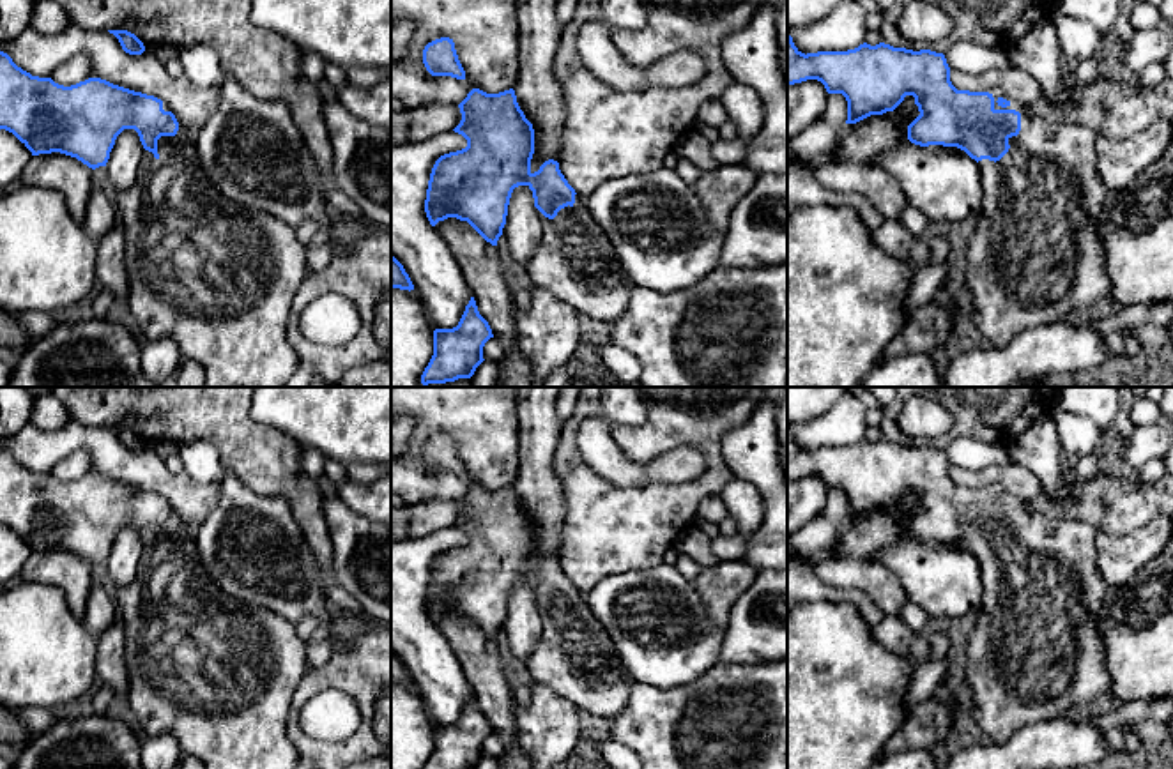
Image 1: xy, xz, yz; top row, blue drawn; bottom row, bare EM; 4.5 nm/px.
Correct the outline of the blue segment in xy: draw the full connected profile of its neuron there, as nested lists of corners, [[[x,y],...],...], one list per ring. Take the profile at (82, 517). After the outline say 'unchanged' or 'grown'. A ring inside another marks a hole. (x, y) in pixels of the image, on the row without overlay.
[[[0,447],[0,525],[12,529],[32,552],[60,548],[92,566],[106,562],[124,525],[134,525],[143,541],[142,562],[136,578],[117,590],[117,610],[124,622],[127,702],[143,732],[147,737],[173,735],[182,753],[196,757],[205,769],[295,769],[299,755],[287,734],[287,721],[294,693],[308,670],[297,624],[219,594],[203,567],[195,536],[168,500],[101,474],[64,483],[51,474],[32,472]]]; grown

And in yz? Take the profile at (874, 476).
[[[787,431],[787,481],[801,479],[807,476],[817,476],[824,481],[828,490],[842,490],[846,493],[846,520],[856,520],[870,511],[883,511],[886,507],[893,507],[904,497],[906,491],[913,491],[920,511],[908,522],[908,536],[920,543],[957,543],[978,559],[982,571],[984,601],[978,619],[968,636],[964,674],[971,693],[971,718],[993,742],[1005,744],[1016,732],[1033,723],[1047,721],[1062,714],[1079,714],[1093,700],[1109,695],[1111,675],[1104,661],[1102,635],[1095,622],[1099,606],[1109,590],[1109,585],[1102,578],[1097,566],[1095,537],[1099,529],[1077,520],[1046,518],[1040,513],[1037,513],[1031,506],[1026,506],[1021,500],[1008,497],[1000,486],[957,486],[950,477],[950,463],[947,460],[945,451],[931,445],[913,447],[906,444],[893,444],[885,438],[879,438],[876,442],[863,438],[858,444],[847,447],[817,447],[805,451],[794,442],[793,433]]]; grown

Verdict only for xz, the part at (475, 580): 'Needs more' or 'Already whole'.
Needs more

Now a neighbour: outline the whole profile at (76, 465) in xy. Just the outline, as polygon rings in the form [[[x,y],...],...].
[[[80,449],[78,453],[53,465],[50,474],[58,481],[71,483],[88,476],[90,470],[92,470],[92,458],[85,449]]]

